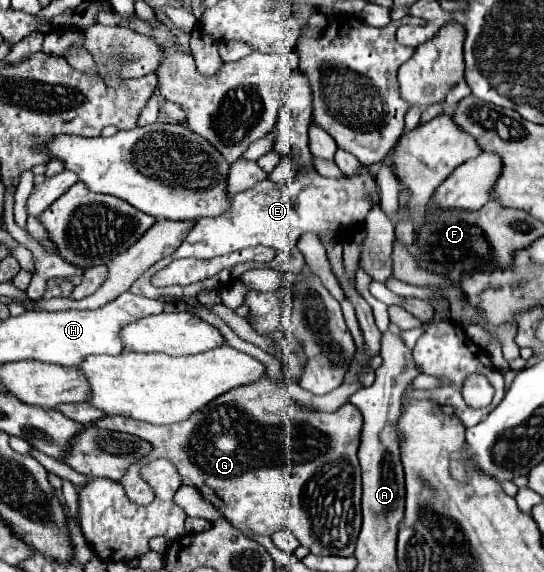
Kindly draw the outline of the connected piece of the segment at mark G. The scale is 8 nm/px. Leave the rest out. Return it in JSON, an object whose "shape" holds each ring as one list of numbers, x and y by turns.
{"shape":[[265,374,261,382,251,382,249,386,239,386,237,390,225,392,221,398,217,398,217,402,209,402,209,406,203,406,185,422,153,426,149,422,135,422,125,416,109,416,93,422,93,426,127,432,153,444,153,454,135,462,121,480,127,496,139,506,145,506,155,498,153,490,149,490,149,484,139,474,141,468,153,458,169,458,183,484,195,486,203,498,241,532,271,536,277,530,291,528,297,540,313,554,353,556,357,534,361,530,361,468,357,450,363,416,357,406,347,402,341,406,341,410,329,414,321,410,305,410,305,406,289,402,287,384,283,380,275,380]]}

